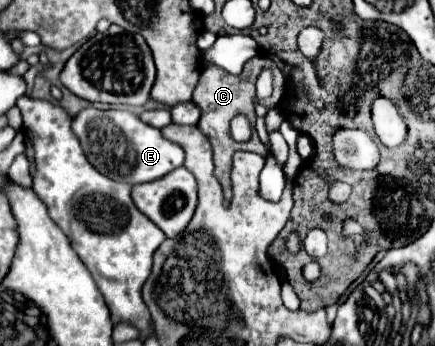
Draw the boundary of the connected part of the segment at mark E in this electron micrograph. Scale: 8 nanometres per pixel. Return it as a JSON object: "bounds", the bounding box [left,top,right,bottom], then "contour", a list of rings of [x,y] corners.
{"bounds":[72,108,184,184],"contour":[[[84,108],[72,118],[72,130],[82,144],[88,162],[104,176],[126,184],[144,184],[158,180],[184,164],[184,150],[166,140],[162,132],[144,124],[128,110],[96,110]]]}

